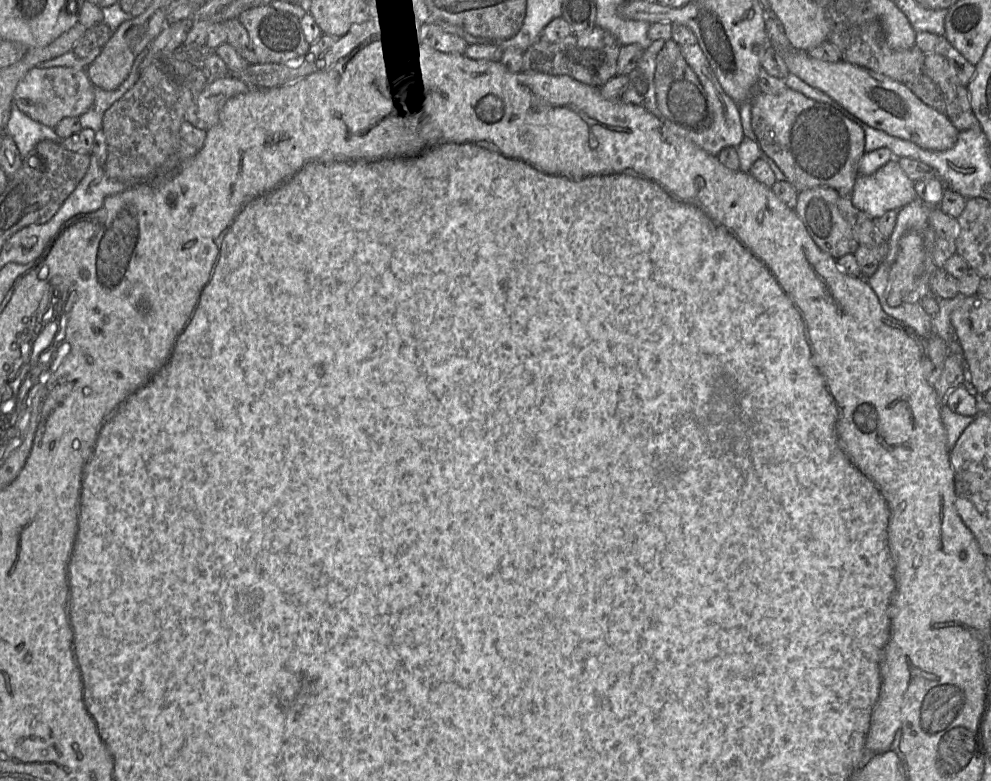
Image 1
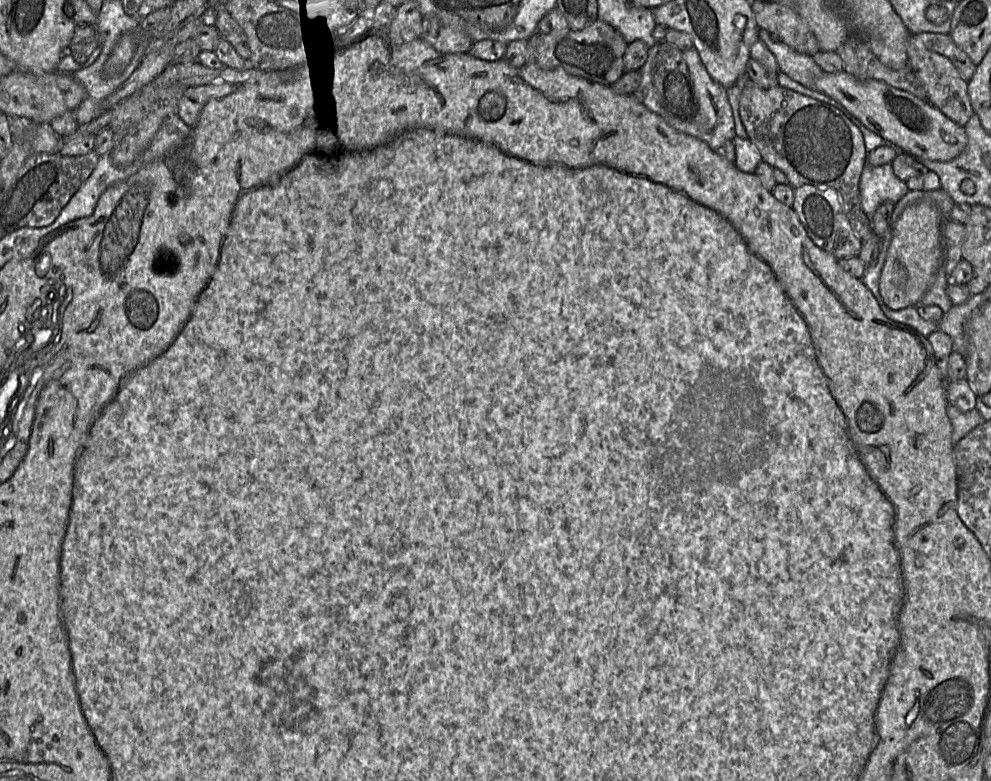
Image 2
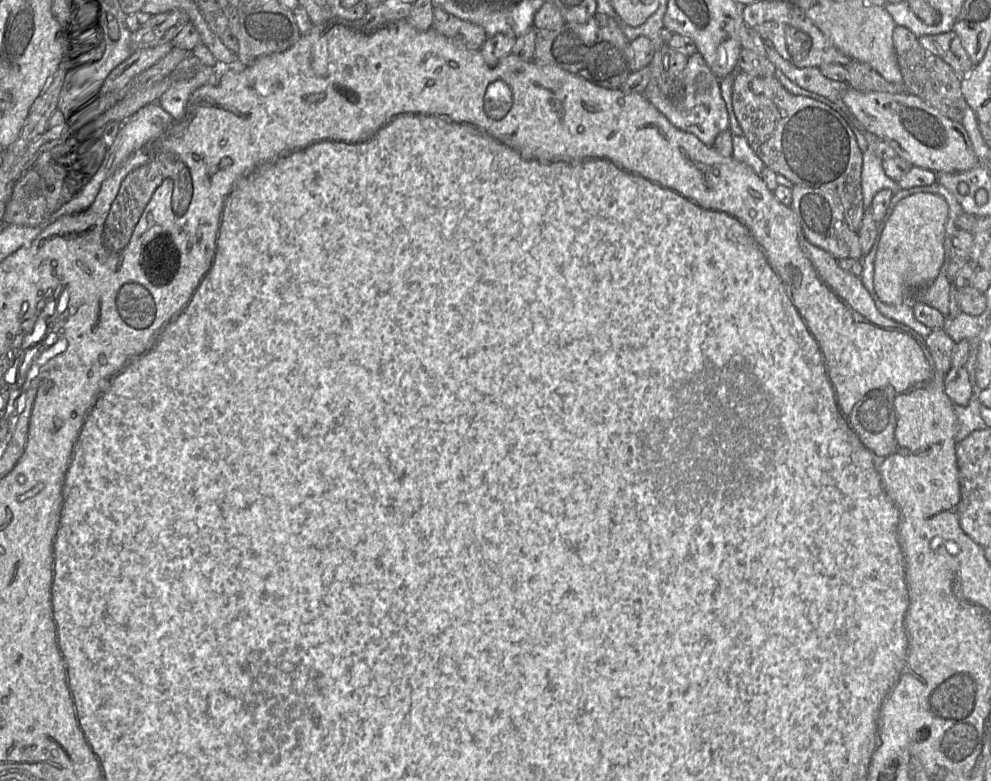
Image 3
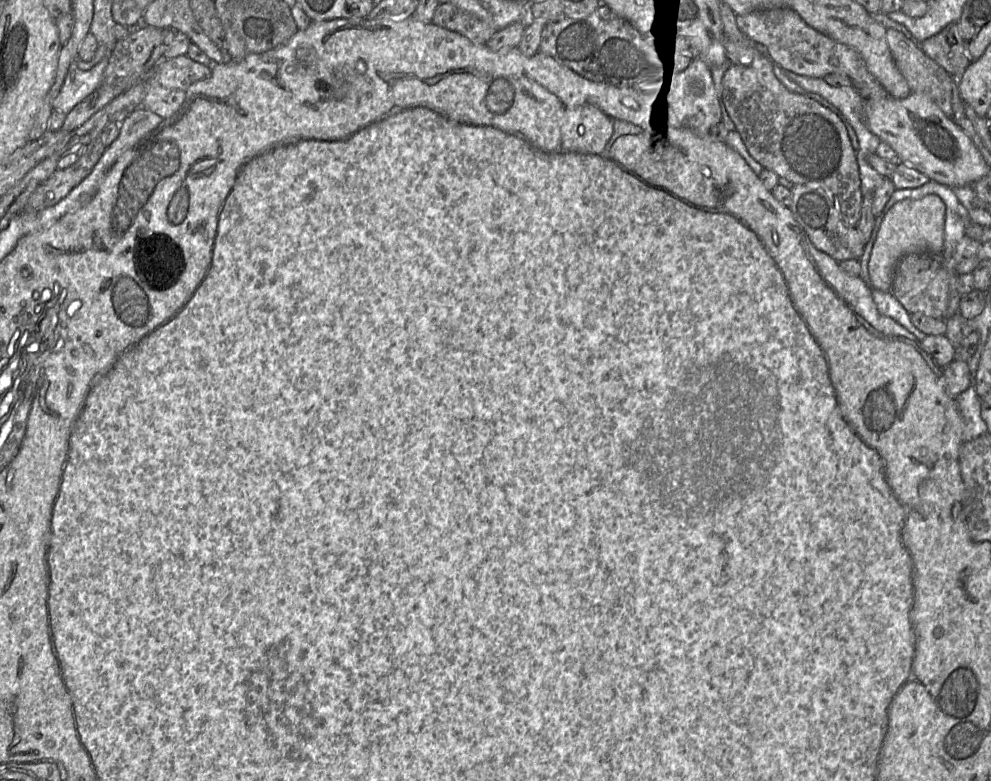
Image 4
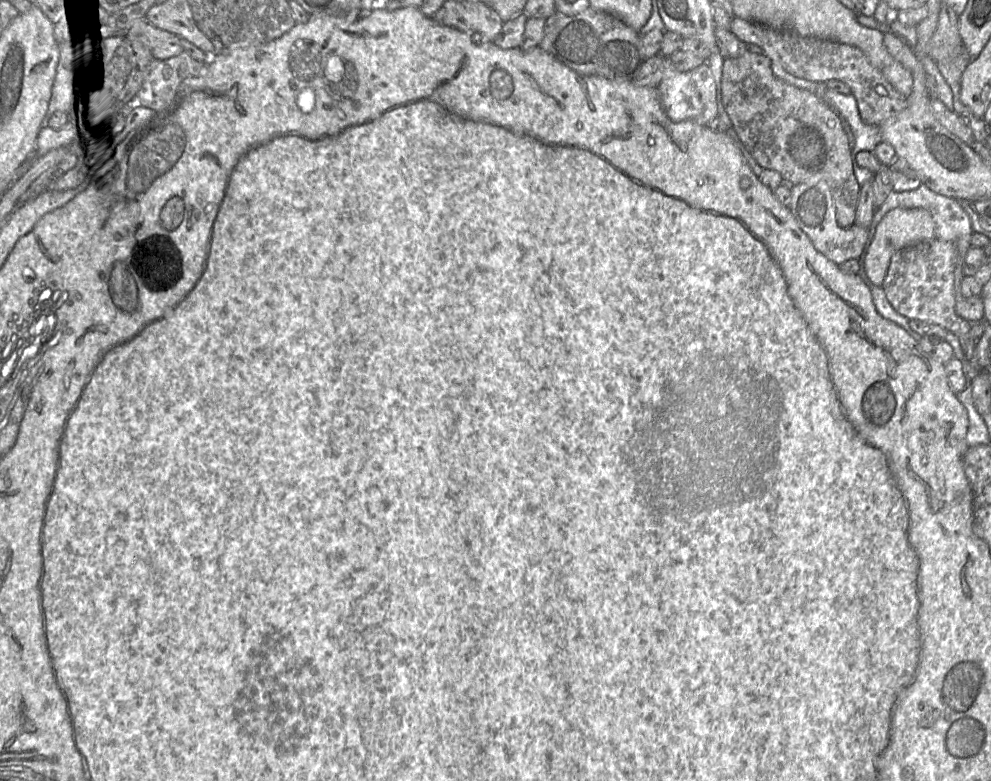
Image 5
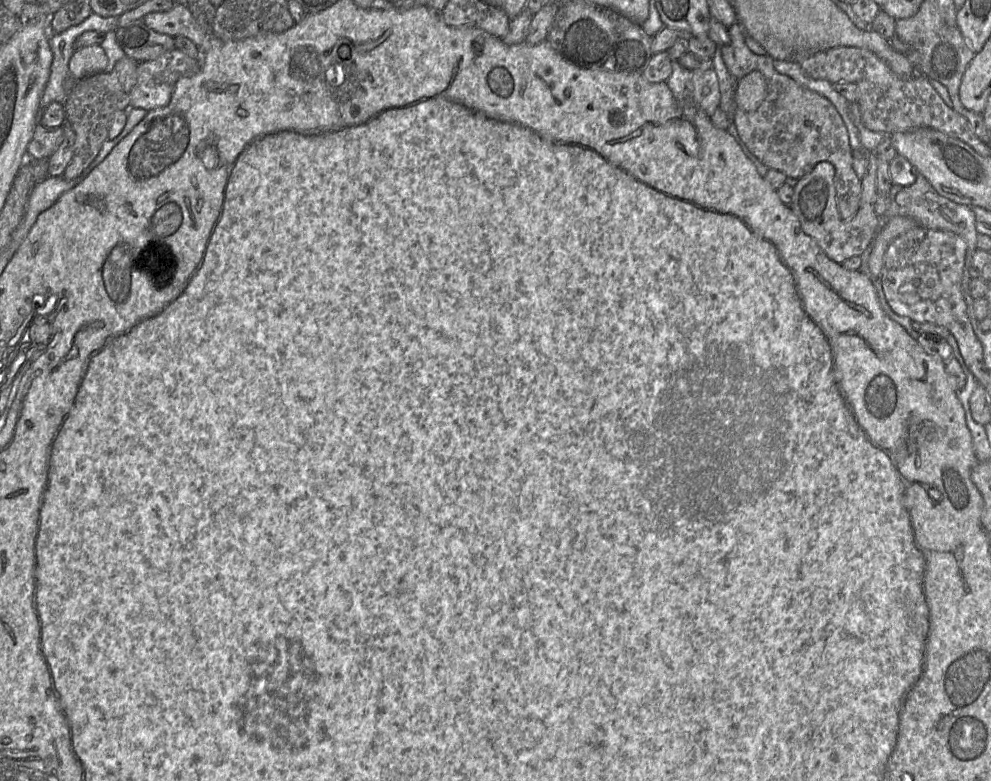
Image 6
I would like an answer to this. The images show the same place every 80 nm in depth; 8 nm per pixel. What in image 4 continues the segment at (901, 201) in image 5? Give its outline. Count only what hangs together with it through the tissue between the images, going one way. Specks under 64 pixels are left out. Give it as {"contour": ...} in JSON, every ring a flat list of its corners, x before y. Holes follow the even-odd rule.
{"contour":[[930,180,918,188,895,189,882,212,875,218,875,229,879,230,884,215,895,203,904,199,921,199,929,194,939,196,946,207,942,258,947,263,947,273,950,275,954,267,956,246,965,235,965,228,970,222,968,211,959,202,952,188]]}

